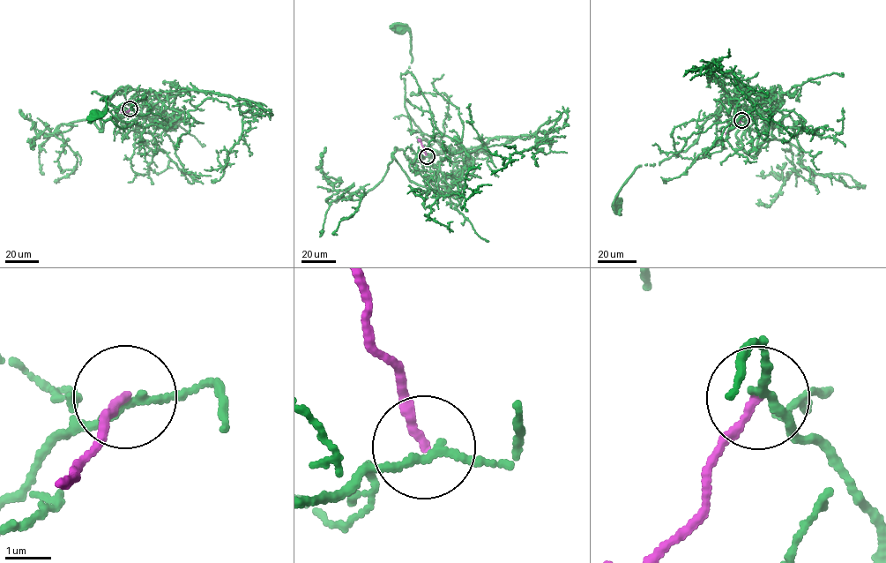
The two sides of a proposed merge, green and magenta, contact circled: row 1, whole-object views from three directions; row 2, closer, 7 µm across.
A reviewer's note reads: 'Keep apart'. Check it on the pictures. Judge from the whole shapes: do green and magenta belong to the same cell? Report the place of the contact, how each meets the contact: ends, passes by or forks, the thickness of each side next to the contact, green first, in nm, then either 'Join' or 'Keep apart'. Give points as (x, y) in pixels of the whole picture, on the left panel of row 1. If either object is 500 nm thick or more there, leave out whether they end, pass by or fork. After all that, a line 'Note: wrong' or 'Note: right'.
Place: (130, 108). At the ring green passes by. At the ring magenta ends. Thickness 150 nm (green) against 170 nm. Keep apart
Note: right

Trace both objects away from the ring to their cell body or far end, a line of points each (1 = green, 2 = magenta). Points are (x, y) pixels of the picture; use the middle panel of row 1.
1: (427, 156), (415, 165), (435, 171), (457, 152), (434, 149), (406, 112), (410, 39), (399, 28)
2: (427, 156), (418, 138)

